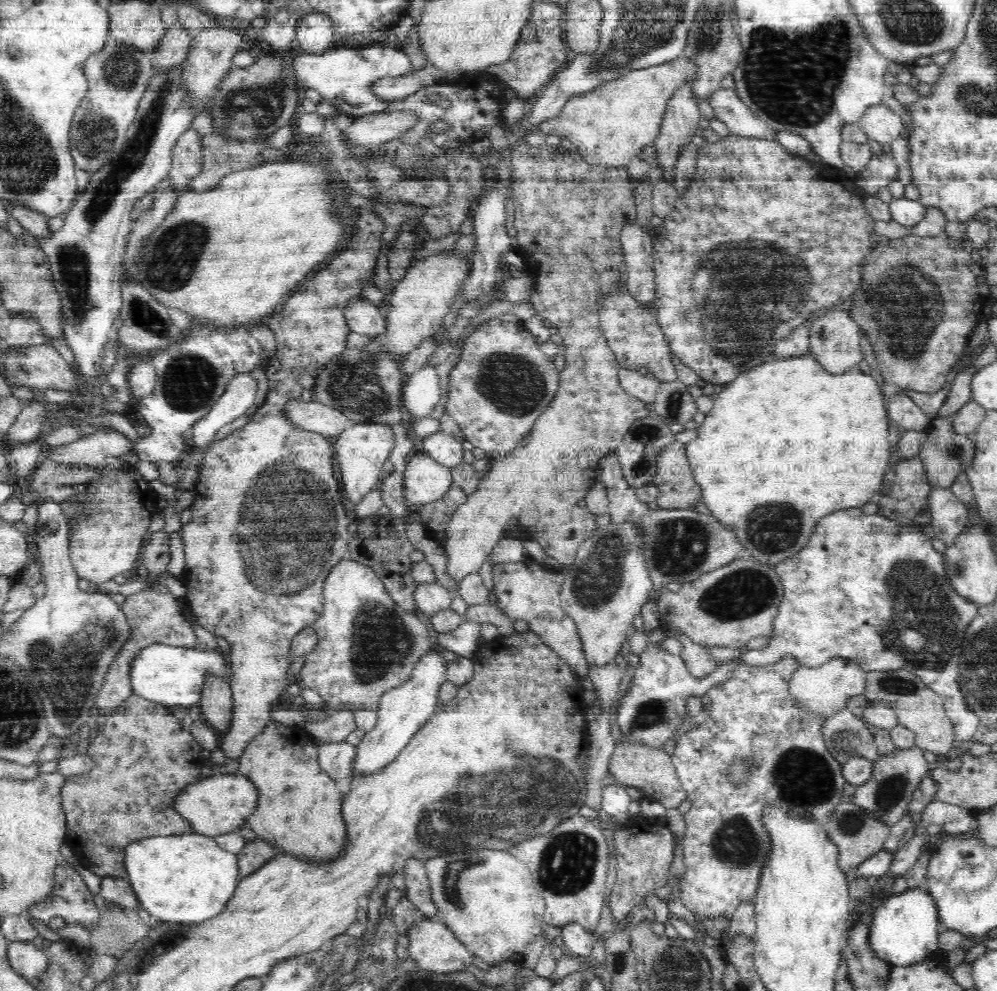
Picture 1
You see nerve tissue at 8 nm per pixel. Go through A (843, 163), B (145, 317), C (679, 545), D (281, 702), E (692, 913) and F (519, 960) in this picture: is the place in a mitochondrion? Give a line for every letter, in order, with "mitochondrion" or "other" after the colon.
A: other
B: mitochondrion
C: mitochondrion
D: other
E: other
F: other

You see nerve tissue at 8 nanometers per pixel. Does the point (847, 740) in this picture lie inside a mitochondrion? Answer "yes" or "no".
yes

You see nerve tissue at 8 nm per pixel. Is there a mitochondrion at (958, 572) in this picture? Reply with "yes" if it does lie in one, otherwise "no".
yes

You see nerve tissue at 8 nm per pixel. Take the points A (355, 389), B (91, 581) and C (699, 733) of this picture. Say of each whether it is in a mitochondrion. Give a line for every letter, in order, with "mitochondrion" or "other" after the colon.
A: mitochondrion
B: other
C: other

